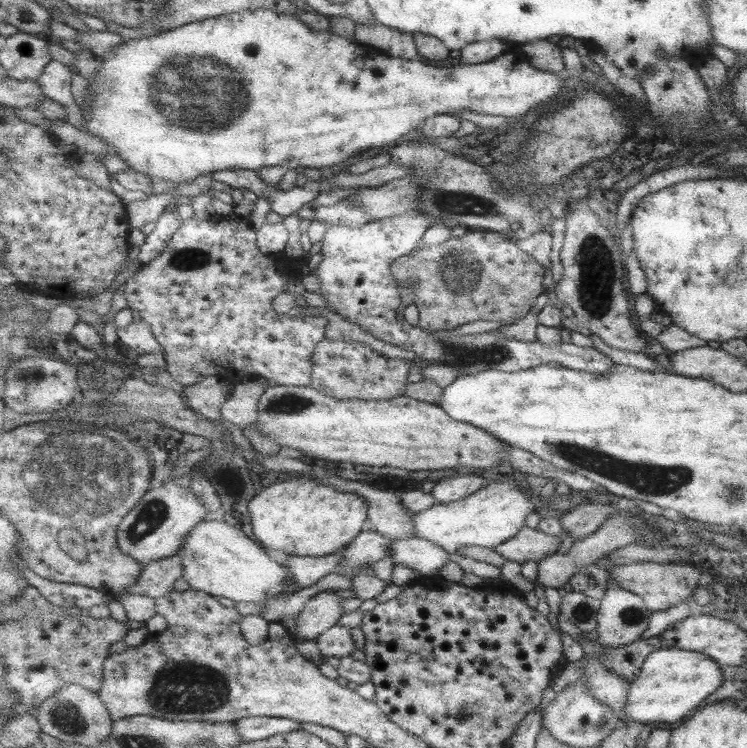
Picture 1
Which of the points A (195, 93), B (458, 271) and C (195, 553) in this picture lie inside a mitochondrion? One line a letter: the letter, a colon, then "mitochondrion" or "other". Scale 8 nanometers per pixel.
A: mitochondrion
B: mitochondrion
C: mitochondrion

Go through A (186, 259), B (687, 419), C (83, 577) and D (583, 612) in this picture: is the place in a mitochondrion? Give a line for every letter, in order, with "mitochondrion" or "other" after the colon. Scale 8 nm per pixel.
A: mitochondrion
B: other
C: other
D: mitochondrion

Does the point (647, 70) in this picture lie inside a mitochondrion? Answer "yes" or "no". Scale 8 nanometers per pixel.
no

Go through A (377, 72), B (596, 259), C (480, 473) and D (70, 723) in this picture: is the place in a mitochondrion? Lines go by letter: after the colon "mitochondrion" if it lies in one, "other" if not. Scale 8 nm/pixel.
A: other
B: mitochondrion
C: other
D: mitochondrion

